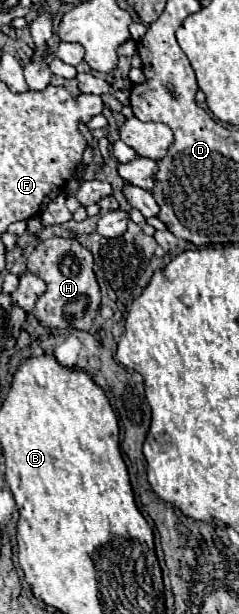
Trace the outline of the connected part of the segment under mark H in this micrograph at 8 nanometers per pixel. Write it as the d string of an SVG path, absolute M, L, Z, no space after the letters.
M51 238L35 246L27 260L27 272L39 276L47 284L47 292L35 304L35 318L43 328L75 328L89 330L99 304L101 292L93 274L93 256L75 238Z

